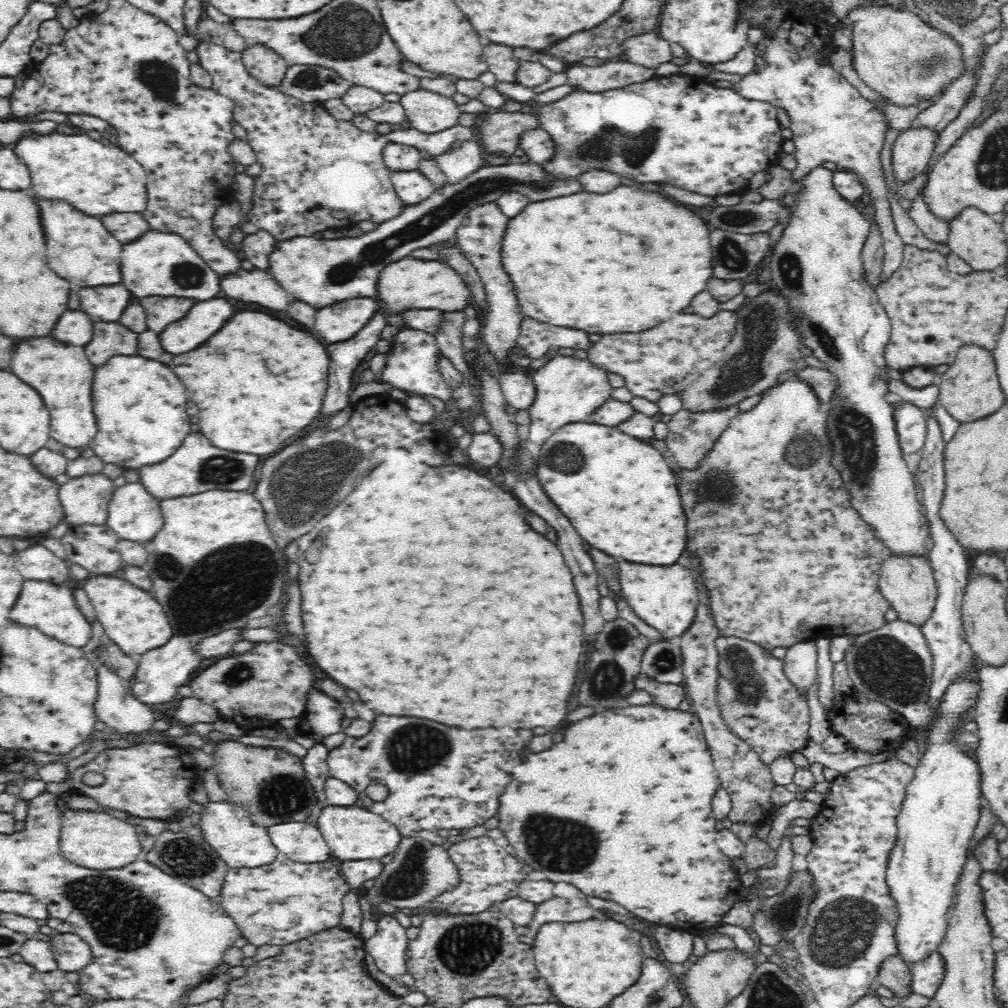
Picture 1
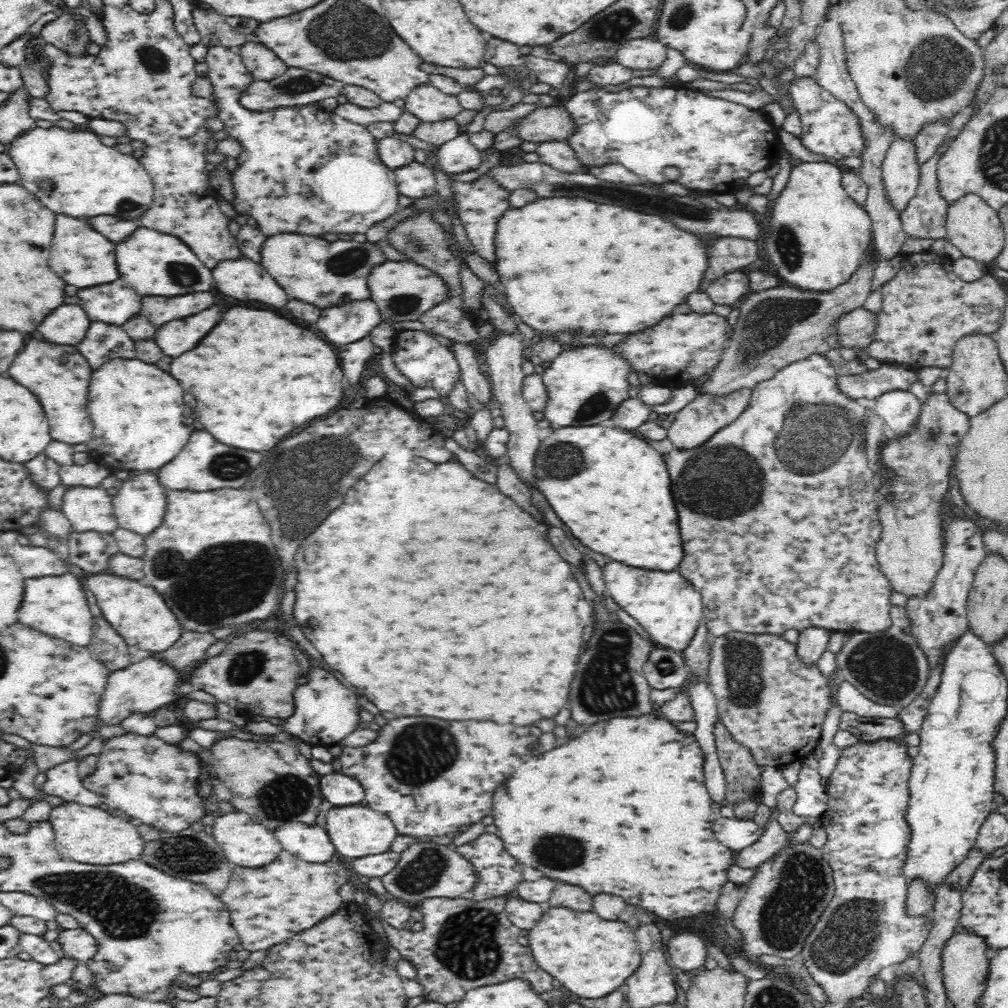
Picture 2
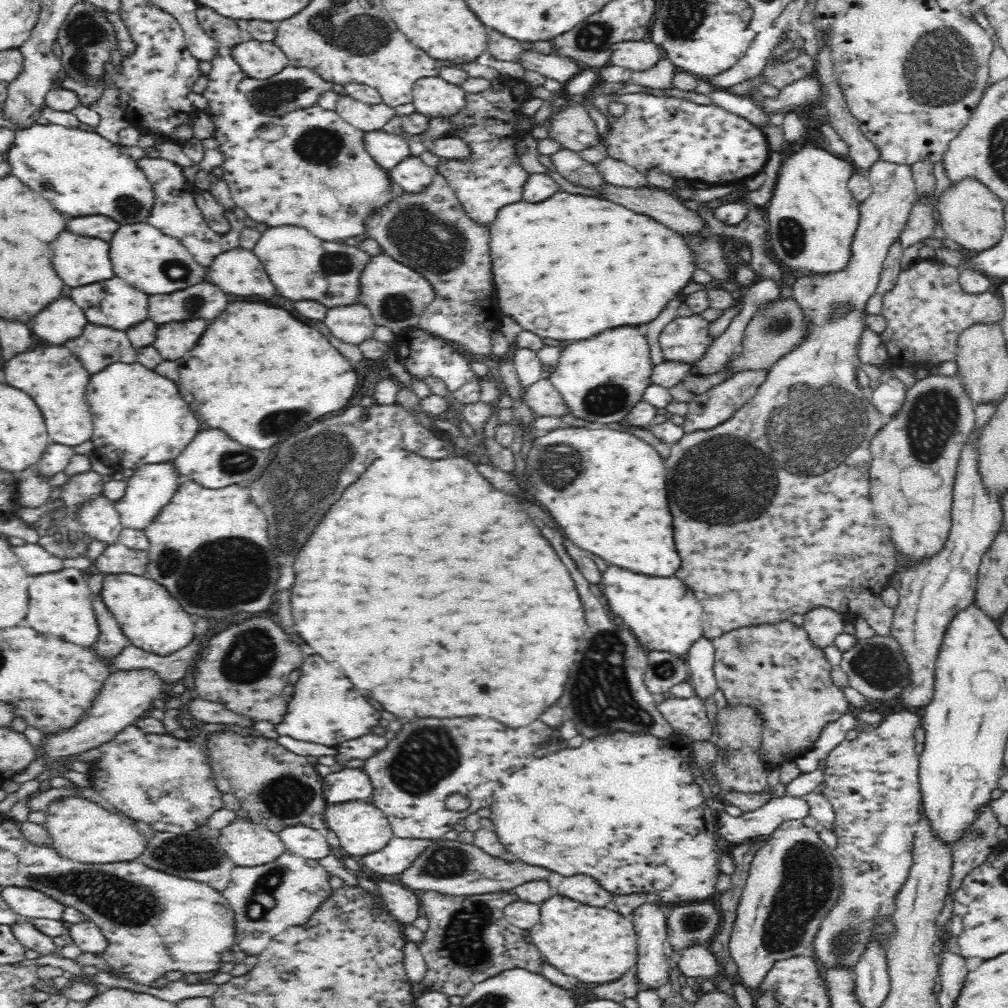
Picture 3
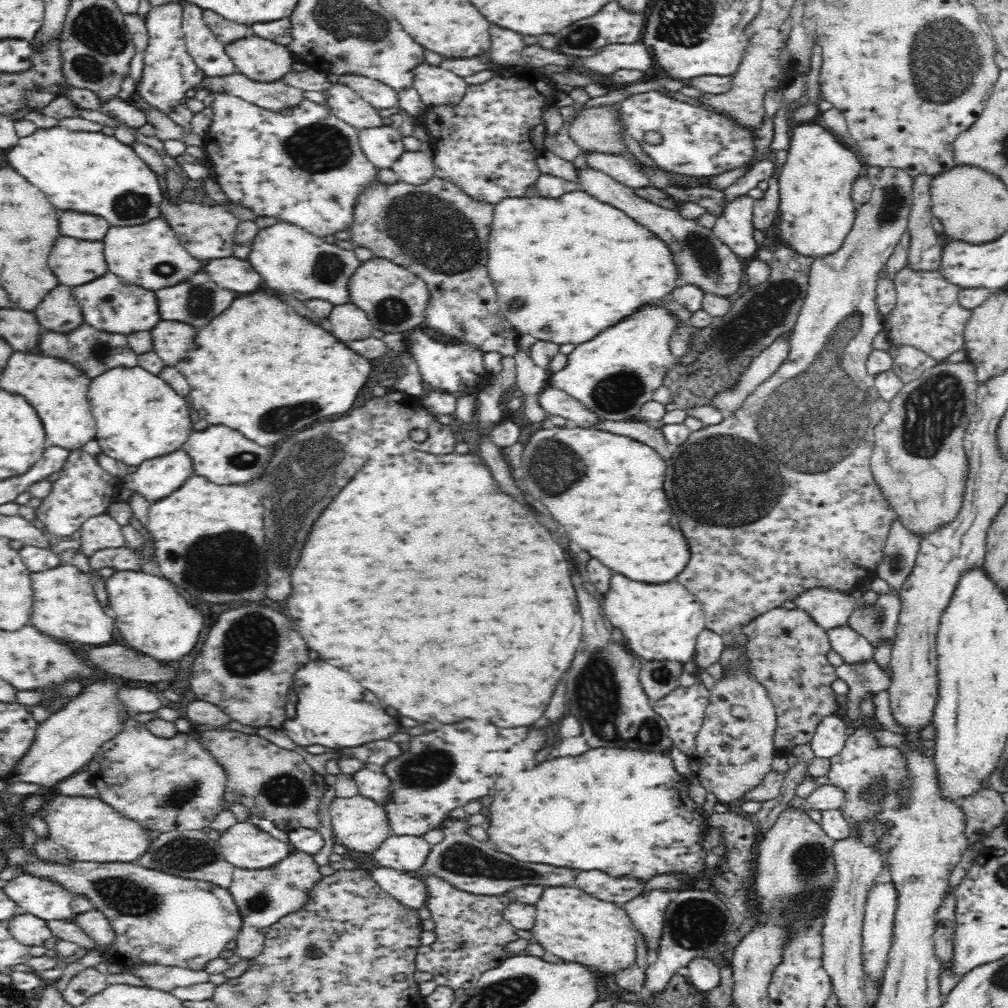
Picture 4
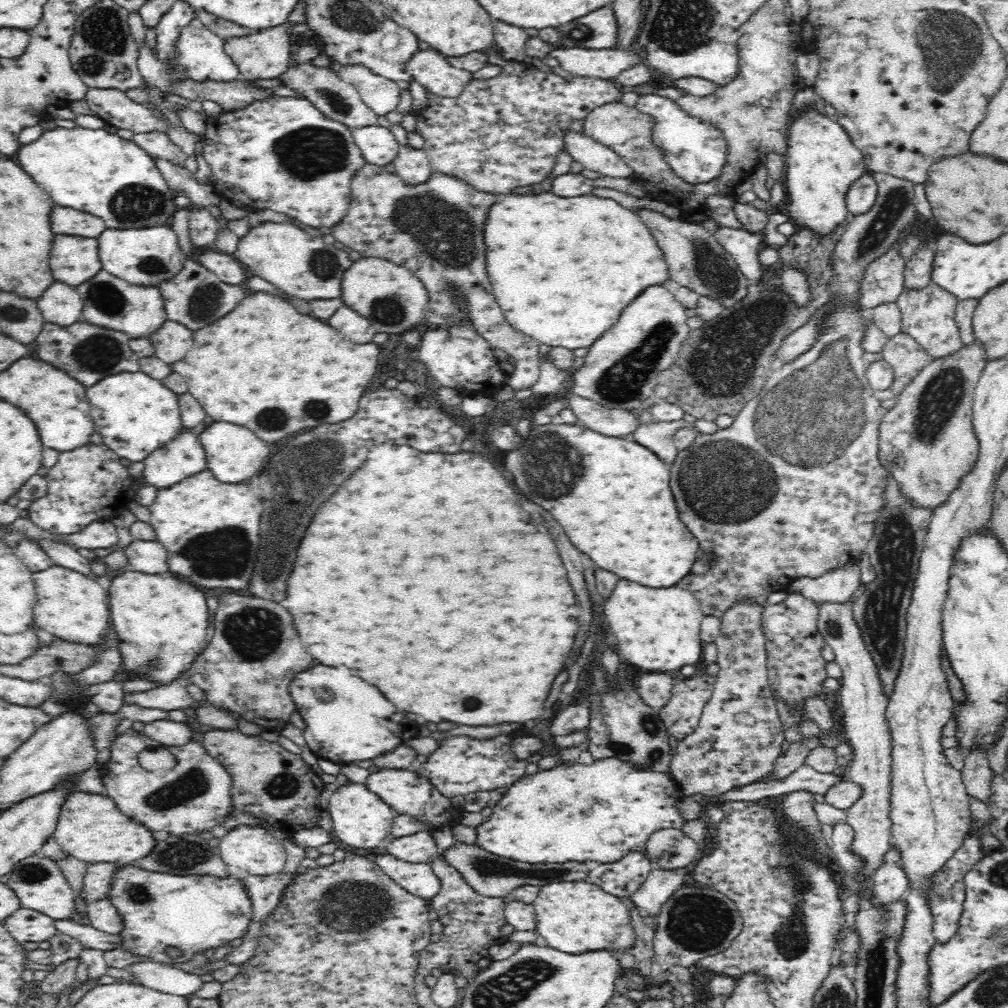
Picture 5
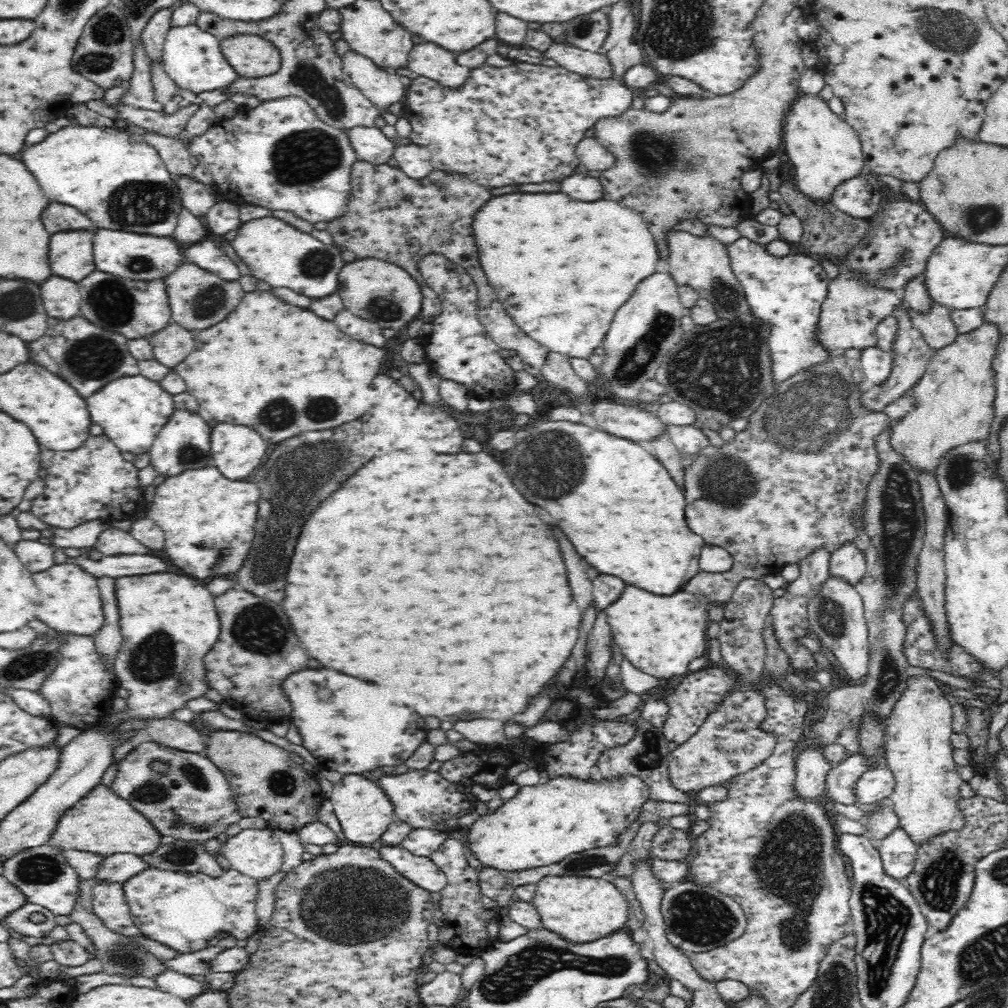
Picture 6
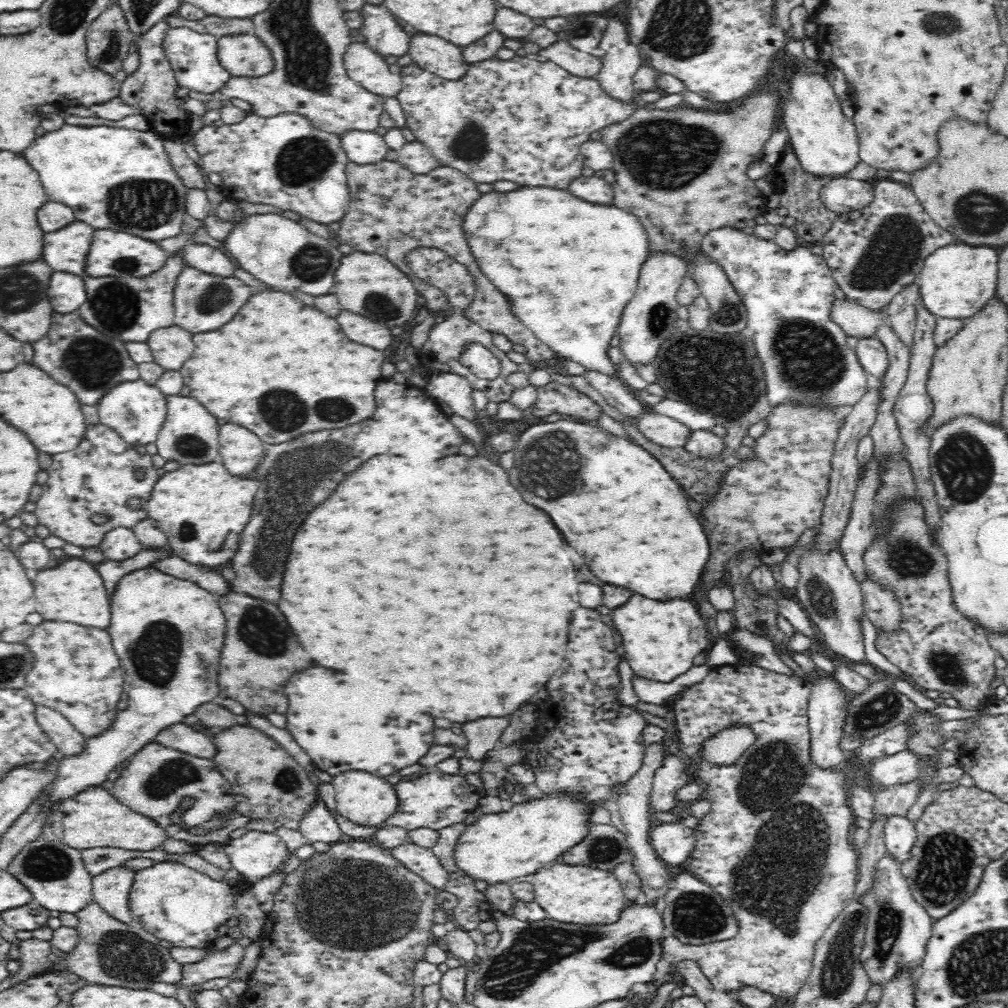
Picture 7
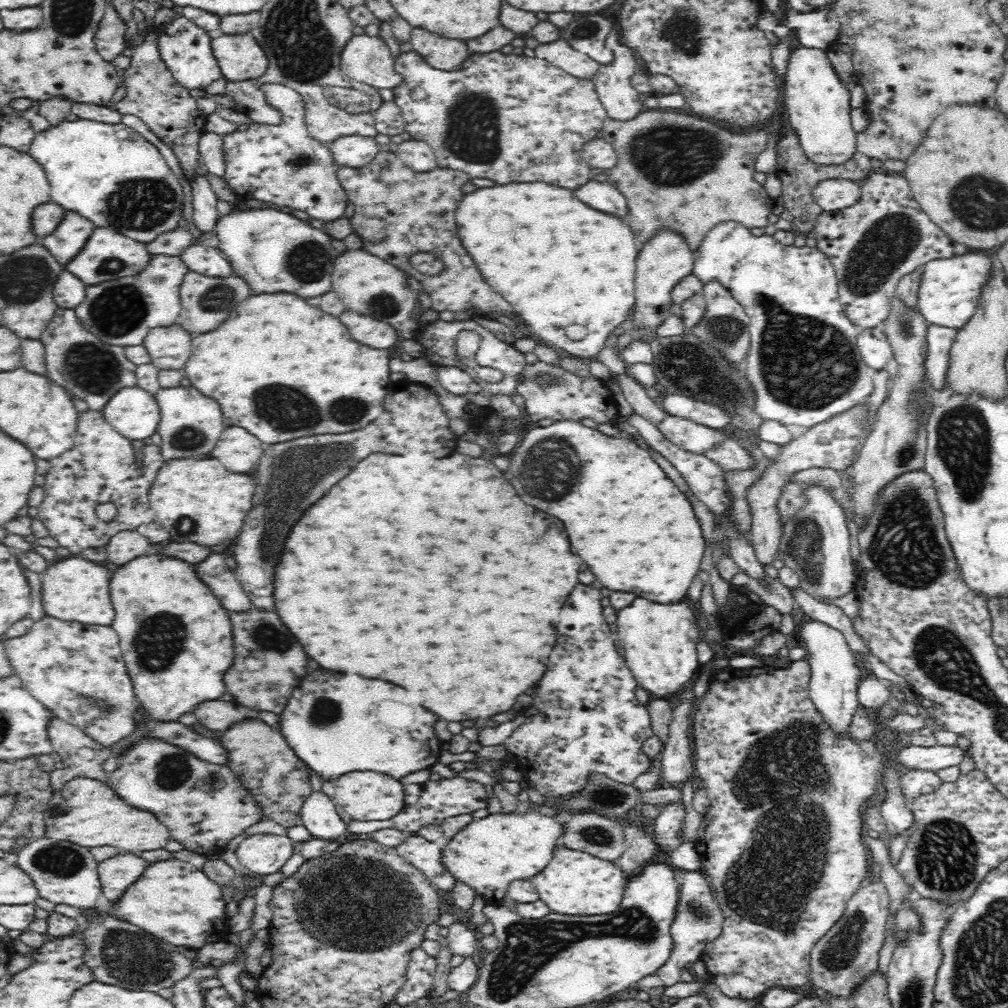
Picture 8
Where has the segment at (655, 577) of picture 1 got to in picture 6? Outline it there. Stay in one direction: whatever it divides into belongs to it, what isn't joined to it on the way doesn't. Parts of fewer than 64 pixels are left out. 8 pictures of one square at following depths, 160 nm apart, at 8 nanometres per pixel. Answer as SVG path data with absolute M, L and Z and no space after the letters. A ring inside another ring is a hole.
M626 586L616 602L606 610L616 646L623 658L638 670L660 679L687 674L688 664L706 654L709 605L702 605L693 594L678 592L672 596L650 594L638 586Z

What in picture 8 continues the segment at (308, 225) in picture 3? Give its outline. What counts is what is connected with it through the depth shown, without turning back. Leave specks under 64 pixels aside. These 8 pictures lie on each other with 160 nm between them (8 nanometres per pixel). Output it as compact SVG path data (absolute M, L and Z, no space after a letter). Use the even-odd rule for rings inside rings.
M284 117L275 125L253 121L246 130L226 132L219 140L225 166L222 178L237 195L295 208L322 222L343 218L349 192L337 177L338 164L329 145L310 135L304 117Z

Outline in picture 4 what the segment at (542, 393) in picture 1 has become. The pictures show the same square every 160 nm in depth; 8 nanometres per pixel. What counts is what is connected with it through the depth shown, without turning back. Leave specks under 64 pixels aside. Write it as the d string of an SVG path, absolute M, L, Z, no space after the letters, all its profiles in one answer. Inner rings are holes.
M665 302L650 306L642 310L642 314L629 317L626 322L596 335L586 342L576 345L576 348L567 355L567 363L562 370L550 373L547 383L563 390L570 397L583 404L598 419L628 421L636 418L642 404L652 401L654 390L663 385L663 380L669 370L673 369L677 359L670 352L667 338L680 321L678 316L664 307Z

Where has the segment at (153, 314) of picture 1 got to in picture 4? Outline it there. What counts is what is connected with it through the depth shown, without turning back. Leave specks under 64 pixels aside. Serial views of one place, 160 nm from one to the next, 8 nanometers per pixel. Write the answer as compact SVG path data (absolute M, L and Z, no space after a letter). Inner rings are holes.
M198 276L186 286L170 286L156 292L160 320L190 322L192 326L208 324L216 314L222 314L234 300L230 290L222 290L208 276Z

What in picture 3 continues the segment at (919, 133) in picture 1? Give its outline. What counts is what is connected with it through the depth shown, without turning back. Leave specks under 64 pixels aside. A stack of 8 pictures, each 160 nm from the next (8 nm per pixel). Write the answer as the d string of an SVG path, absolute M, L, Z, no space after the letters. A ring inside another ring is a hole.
M880 159L868 170L867 176L873 191L860 203L861 218L854 234L852 258L848 266L834 274L798 275L791 283L786 283L782 268L766 255L767 222L763 218L764 210L754 208L738 224L726 225L714 217L714 210L708 205L700 205L697 209L698 214L708 222L713 236L730 235L745 241L751 250L752 258L748 263L751 269L760 280L772 280L779 288L789 288L792 296L802 305L806 319L812 323L812 334L806 338L806 342L792 353L782 356L770 368L750 402L746 402L724 424L712 430L682 436L671 446L671 454L666 460L670 510L674 514L674 538L676 550L682 558L682 566L676 576L696 592L702 603L705 610L701 618L703 636L710 641L731 630L762 624L772 626L790 620L794 614L804 616L816 608L829 608L846 622L862 618L876 634L891 634L894 610L884 604L882 592L890 585L898 562L894 548L886 540L884 531L877 526L868 490L868 468L864 468L870 464L870 438L873 439L883 425L877 410L872 407L870 391L863 391L857 382L861 365L855 355L855 346L861 328L866 325L864 308L868 298L876 294L889 244L899 238L908 222L913 202L917 199L917 190L908 163ZM834 303L850 303L852 312L831 316Z

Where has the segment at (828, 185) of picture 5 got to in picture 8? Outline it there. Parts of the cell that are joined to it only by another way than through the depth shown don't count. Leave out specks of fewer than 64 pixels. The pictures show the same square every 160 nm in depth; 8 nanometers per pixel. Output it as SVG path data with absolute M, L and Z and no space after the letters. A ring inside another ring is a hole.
M800 47L790 54L784 104L803 156L818 166L840 166L852 160L857 133L850 121L850 95L826 56L827 50Z

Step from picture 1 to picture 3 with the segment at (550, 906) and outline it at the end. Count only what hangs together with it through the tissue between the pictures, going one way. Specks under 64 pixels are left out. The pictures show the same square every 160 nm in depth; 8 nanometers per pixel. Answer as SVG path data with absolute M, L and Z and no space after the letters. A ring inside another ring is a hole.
M589 876L564 877L554 893L594 908L603 908L614 898L612 894L596 886Z

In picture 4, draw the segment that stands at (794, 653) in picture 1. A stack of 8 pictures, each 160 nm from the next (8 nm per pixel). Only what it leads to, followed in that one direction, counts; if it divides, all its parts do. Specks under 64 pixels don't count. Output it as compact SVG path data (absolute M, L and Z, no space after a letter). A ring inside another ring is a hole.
M814 588L796 598L797 608L803 610L823 630L847 626L858 600L848 592Z

